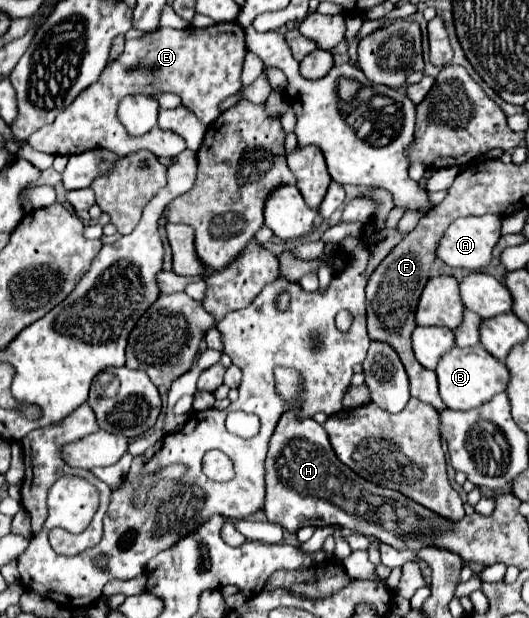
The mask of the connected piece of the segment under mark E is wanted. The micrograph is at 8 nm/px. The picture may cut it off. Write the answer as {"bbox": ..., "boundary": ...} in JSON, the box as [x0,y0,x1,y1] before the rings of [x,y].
{"bbox":[29,23,245,157],"boundary":[[[219,23],[207,29],[189,27],[181,31],[161,29],[143,39],[127,41],[125,51],[107,63],[101,77],[89,85],[87,91],[81,91],[51,125],[35,131],[35,135],[29,139],[29,145],[51,155],[77,155],[103,147],[117,155],[149,149],[157,157],[173,157],[175,145],[171,141],[167,143],[167,139],[149,139],[149,135],[131,137],[125,131],[115,115],[119,99],[135,93],[147,93],[153,97],[155,91],[171,91],[179,95],[183,105],[209,126],[219,115],[219,103],[243,87],[241,73],[245,51],[245,31],[239,27],[239,23]]]}

